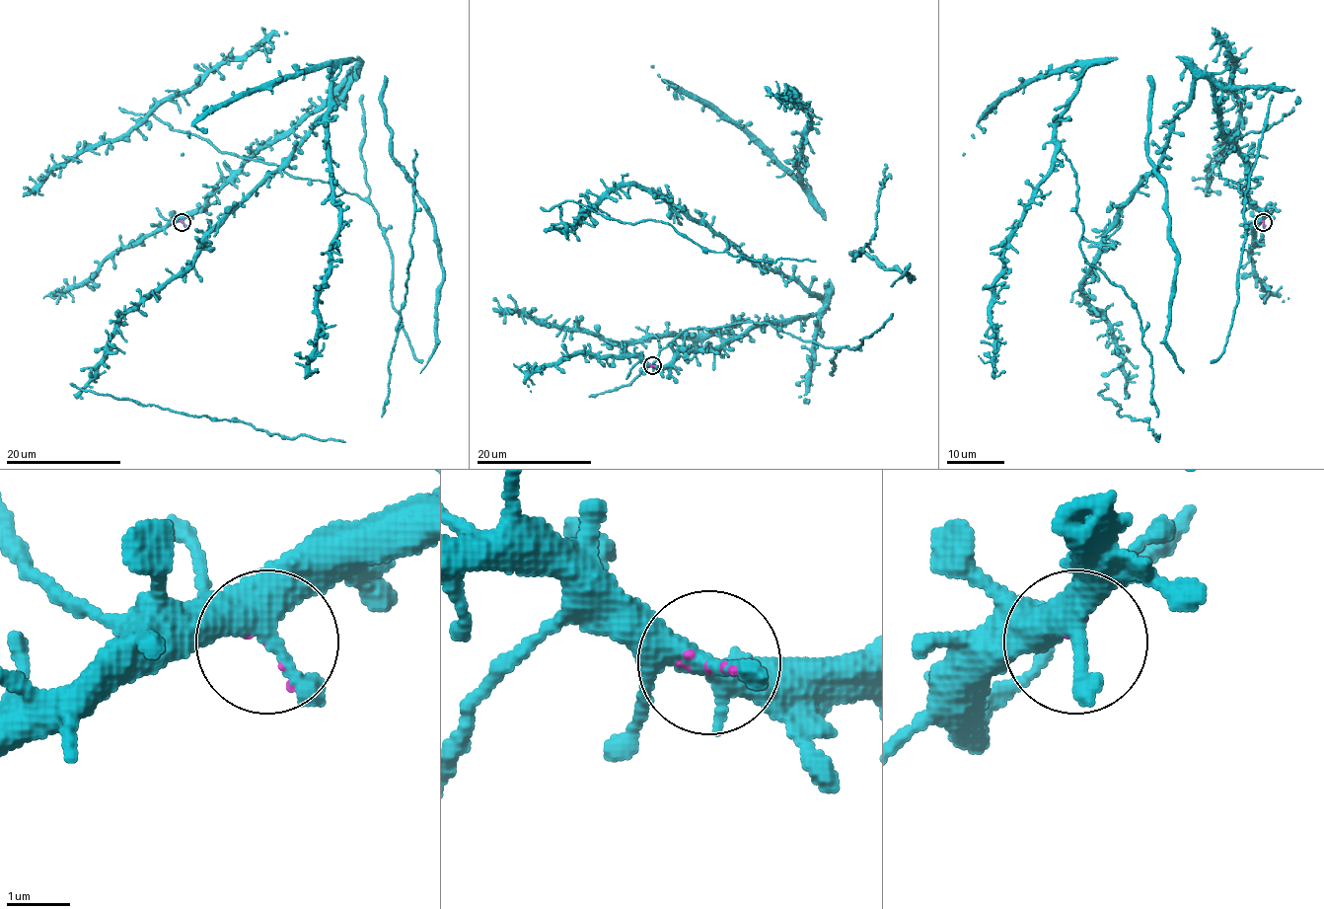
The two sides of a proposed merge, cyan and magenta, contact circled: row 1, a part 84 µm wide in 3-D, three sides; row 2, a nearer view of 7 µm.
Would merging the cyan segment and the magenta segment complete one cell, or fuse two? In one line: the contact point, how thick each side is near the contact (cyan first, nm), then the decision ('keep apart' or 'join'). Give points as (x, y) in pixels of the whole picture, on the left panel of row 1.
at (182, 222); 360 nm thick on the cyan side, 60 nm on the other; join

